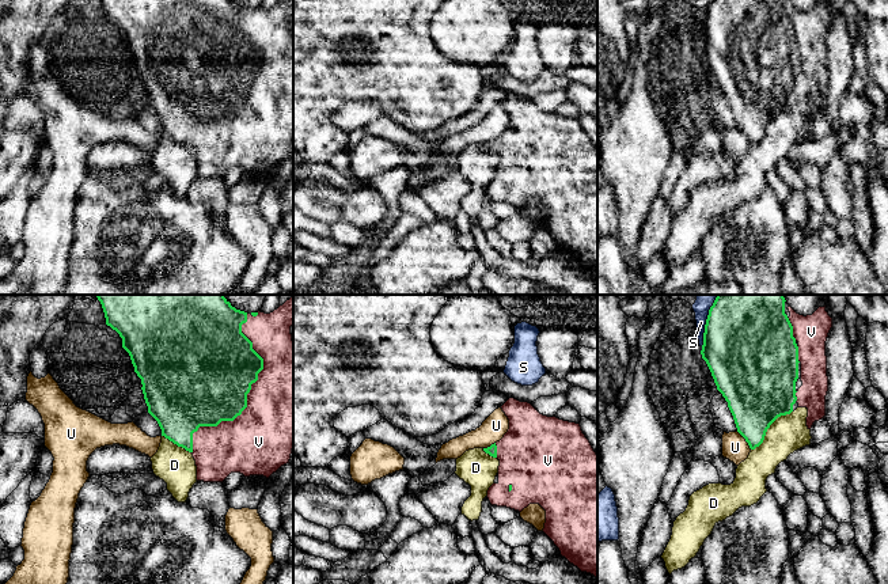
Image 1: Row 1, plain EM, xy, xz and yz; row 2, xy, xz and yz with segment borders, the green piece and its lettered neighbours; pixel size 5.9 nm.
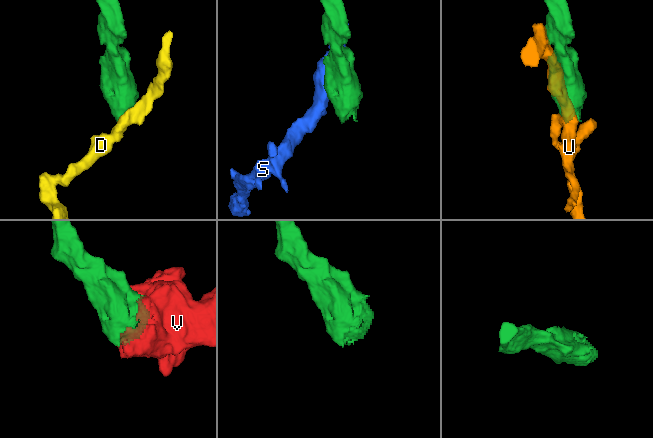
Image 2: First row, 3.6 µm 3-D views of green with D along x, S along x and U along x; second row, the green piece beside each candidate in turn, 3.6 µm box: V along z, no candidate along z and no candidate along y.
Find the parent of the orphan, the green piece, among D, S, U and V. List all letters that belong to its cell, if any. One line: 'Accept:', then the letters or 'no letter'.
Accept: V

